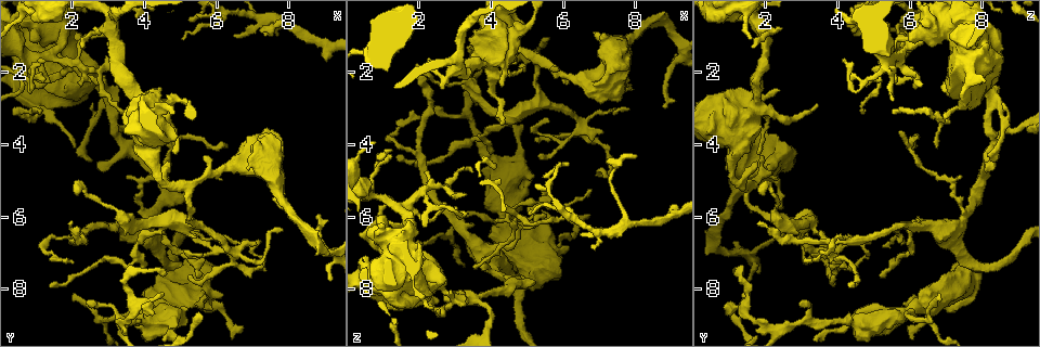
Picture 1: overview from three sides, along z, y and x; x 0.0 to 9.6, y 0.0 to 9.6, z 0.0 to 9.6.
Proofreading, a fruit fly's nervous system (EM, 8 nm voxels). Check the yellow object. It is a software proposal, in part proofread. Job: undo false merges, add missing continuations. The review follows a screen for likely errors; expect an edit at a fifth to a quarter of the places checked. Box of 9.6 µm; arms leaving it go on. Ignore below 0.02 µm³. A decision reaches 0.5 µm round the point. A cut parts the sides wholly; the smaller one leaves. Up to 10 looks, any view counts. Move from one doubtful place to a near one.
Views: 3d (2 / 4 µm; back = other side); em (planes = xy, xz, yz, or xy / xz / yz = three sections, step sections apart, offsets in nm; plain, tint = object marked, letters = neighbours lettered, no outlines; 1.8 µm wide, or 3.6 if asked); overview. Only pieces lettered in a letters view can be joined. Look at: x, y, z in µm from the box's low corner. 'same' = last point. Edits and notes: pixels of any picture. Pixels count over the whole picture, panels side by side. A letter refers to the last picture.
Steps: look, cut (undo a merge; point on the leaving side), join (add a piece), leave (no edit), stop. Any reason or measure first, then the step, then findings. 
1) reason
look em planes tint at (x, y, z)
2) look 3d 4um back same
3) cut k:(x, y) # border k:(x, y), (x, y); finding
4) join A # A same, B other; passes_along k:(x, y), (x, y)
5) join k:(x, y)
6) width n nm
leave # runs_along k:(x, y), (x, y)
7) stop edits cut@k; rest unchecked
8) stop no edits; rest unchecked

free end
look 3d 2um at (1.90, 6.25, 1.80)

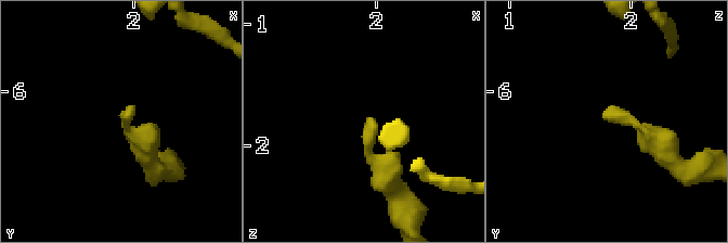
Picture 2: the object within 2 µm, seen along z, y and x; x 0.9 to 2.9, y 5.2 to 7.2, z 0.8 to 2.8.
now the EM
look em planes letters at (1.96, 6.22, 1.76)

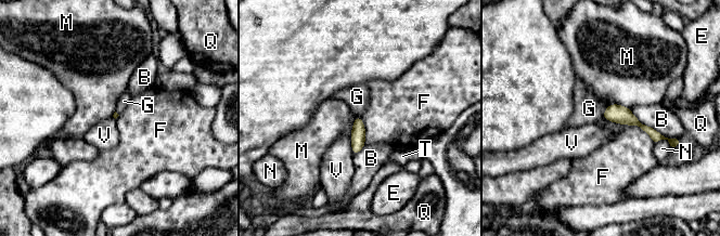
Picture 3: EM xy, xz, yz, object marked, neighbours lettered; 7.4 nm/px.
leave # B other, E other, F other, G other, M other, N other, Q other, T other, V other; border 3:(603, 116), (639, 126), (654, 143); none of them fits

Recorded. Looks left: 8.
thin end
look em xz step 16 tint at (4.40, 3.65, 5.75)

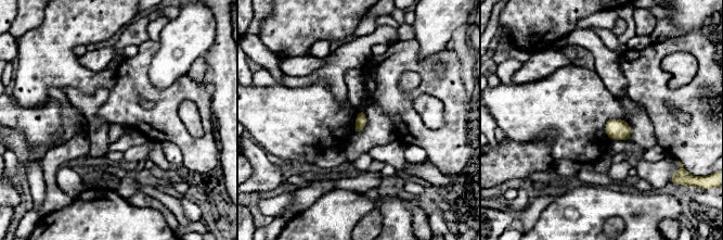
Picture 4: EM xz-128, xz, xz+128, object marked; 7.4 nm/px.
what lies round it
look em xz step 16 letters same

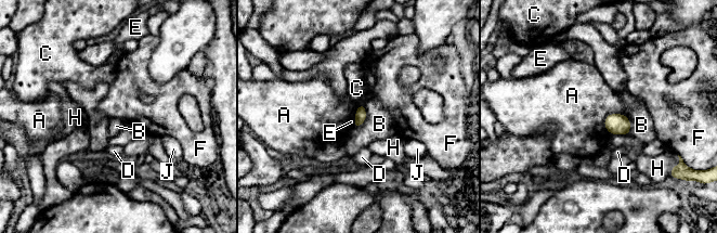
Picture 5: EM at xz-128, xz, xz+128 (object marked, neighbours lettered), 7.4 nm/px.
longest_contact B 200 nm
leave # A other, B other, C other, D other, E other, F other, H other, J other; no lettered piece goes on from it

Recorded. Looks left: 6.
abrupt turn
look em xz step 8 letters at (4.75, 7.40, 7.80)

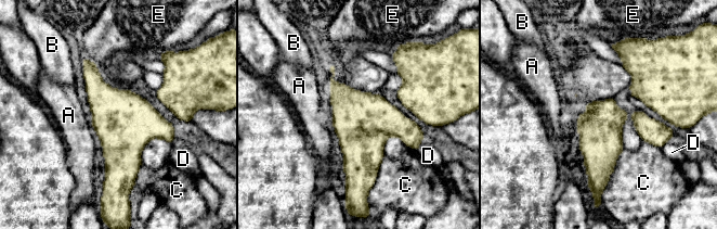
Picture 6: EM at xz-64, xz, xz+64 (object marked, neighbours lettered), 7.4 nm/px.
leave # A other, B other, C other, D other, E other; border 6:(623, 148), (609, 181), (602, 189); continuous, no second neuron

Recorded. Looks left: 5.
thick turns thin
look 3d 2um at (6.00, 8.60, 6.60)

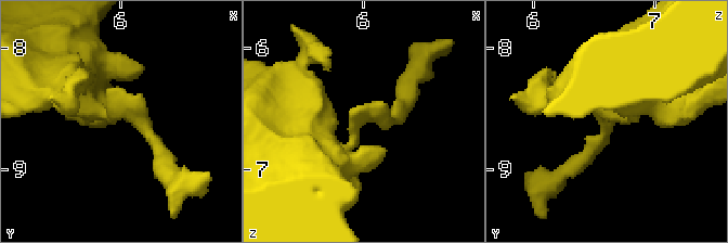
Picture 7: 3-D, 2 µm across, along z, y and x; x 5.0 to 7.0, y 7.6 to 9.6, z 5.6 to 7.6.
shape alone is not enough
look em 3.6um planes letters at (6.00, 8.50, 6.58)

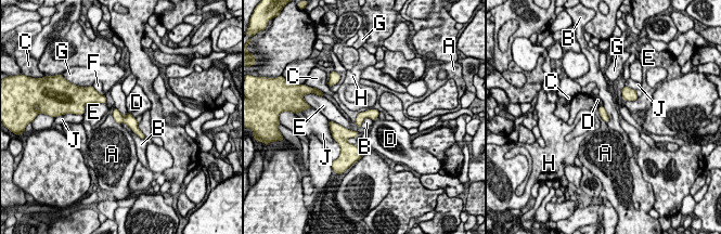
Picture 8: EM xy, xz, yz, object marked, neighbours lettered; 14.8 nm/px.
leave # A other, B other, C other, D other, E other, F other, G other, H other, J other; one neuron here

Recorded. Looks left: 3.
stop no edits; rest unchecked

